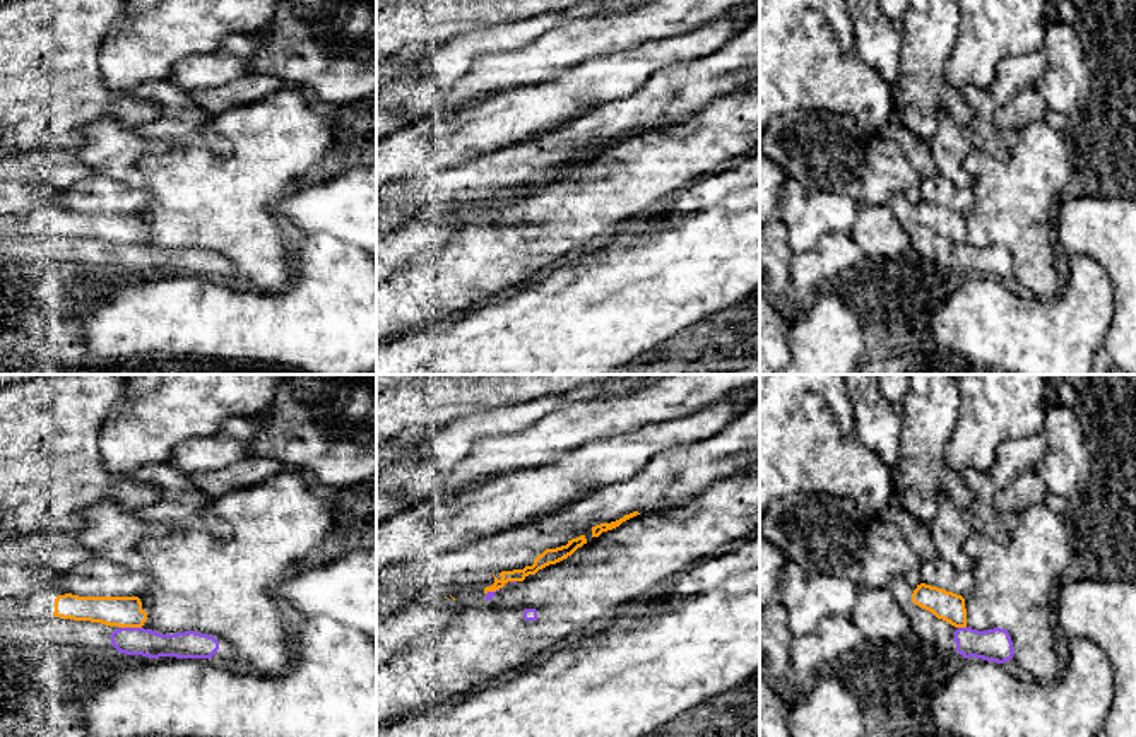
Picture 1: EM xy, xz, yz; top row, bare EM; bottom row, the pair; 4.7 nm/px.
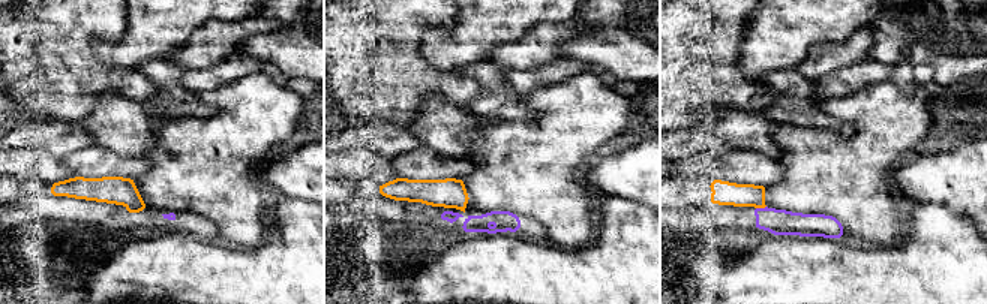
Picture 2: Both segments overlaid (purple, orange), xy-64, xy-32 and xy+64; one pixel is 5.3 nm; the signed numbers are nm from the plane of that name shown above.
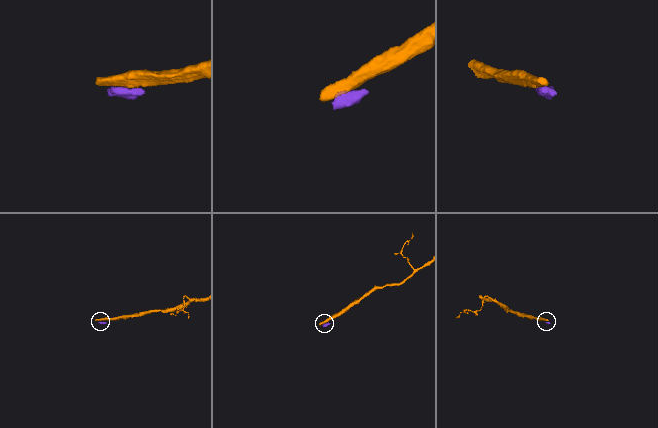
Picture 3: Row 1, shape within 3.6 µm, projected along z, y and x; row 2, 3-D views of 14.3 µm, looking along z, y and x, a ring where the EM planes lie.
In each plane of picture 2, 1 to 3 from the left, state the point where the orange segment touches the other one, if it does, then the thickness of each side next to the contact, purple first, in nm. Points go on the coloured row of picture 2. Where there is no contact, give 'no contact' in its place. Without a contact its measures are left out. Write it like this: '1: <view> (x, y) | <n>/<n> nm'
1: no contact
2: no contact
3: xy+64 (761, 208) | 140/130 nm

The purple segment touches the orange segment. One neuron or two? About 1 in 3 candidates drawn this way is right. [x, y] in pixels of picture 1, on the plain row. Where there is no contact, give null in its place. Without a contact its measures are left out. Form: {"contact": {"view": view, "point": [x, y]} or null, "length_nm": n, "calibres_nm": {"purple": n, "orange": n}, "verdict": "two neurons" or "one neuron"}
{"contact": {"view": "xy", "point": [130, 245]}, "length_nm": 100, "calibres_nm": {"purple": 130, "orange": 140}, "verdict": "two neurons"}

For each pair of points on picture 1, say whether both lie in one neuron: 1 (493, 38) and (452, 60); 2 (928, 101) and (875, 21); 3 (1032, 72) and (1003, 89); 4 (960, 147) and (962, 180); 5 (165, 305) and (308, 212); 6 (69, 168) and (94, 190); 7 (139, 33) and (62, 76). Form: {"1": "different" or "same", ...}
{"1": "same", "2": "different", "3": "same", "4": "same", "5": "different", "6": "different", "7": "different"}

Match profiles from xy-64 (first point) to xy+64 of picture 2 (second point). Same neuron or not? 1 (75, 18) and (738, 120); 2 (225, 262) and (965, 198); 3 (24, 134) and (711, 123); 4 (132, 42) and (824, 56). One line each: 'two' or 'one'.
1: two
2: two
3: two
4: two

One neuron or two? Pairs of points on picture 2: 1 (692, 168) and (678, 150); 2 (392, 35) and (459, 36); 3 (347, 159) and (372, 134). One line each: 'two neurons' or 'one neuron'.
1: two neurons
2: two neurons
3: two neurons

